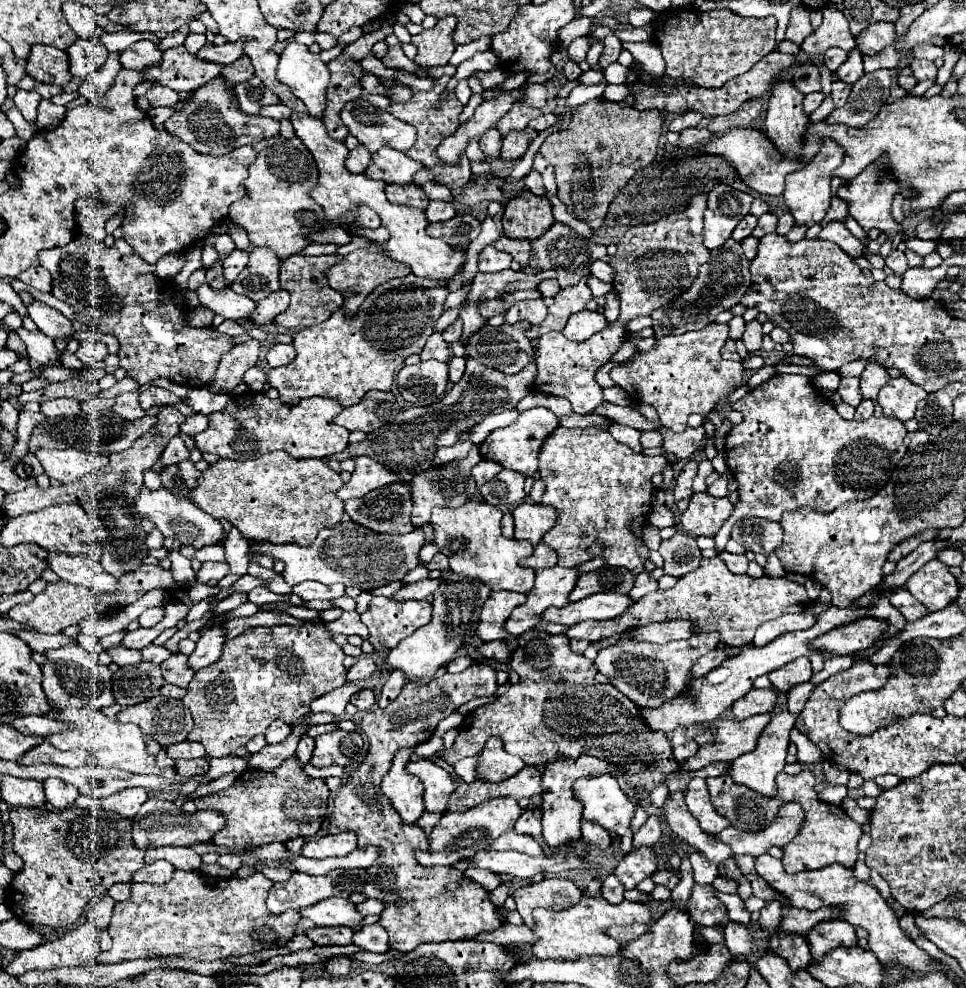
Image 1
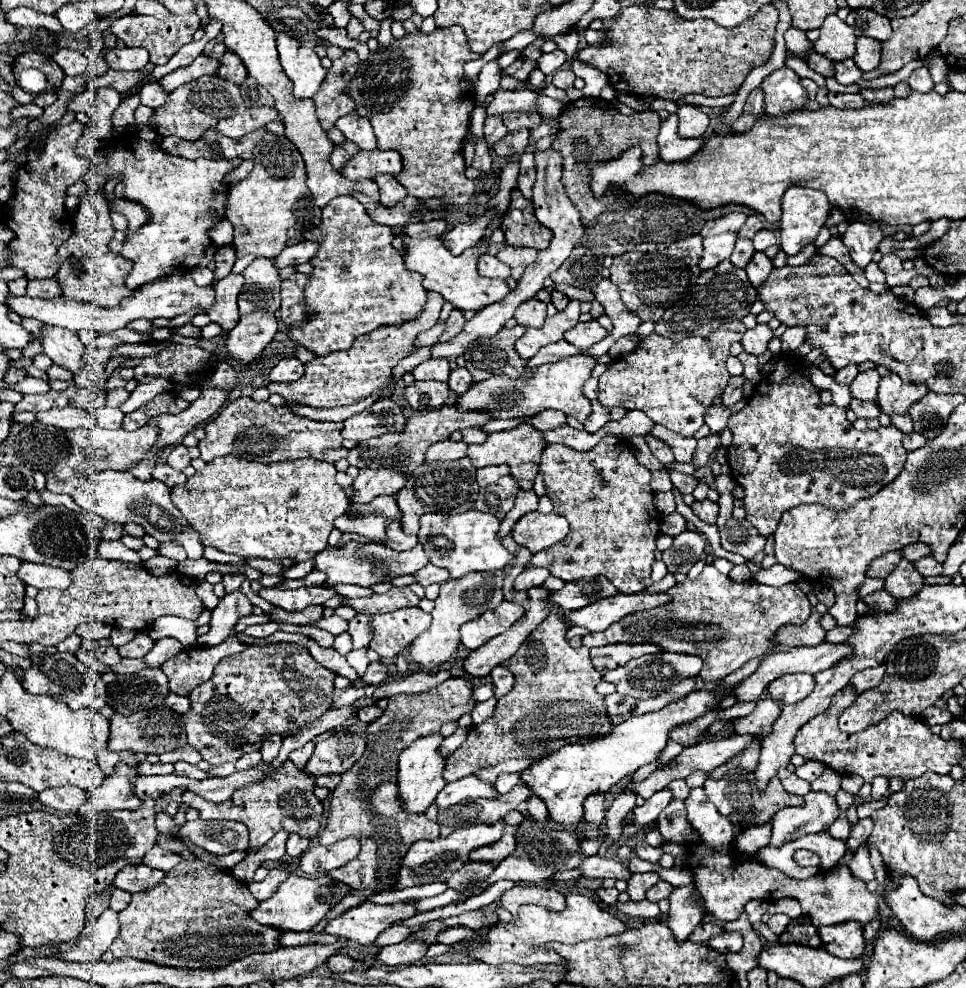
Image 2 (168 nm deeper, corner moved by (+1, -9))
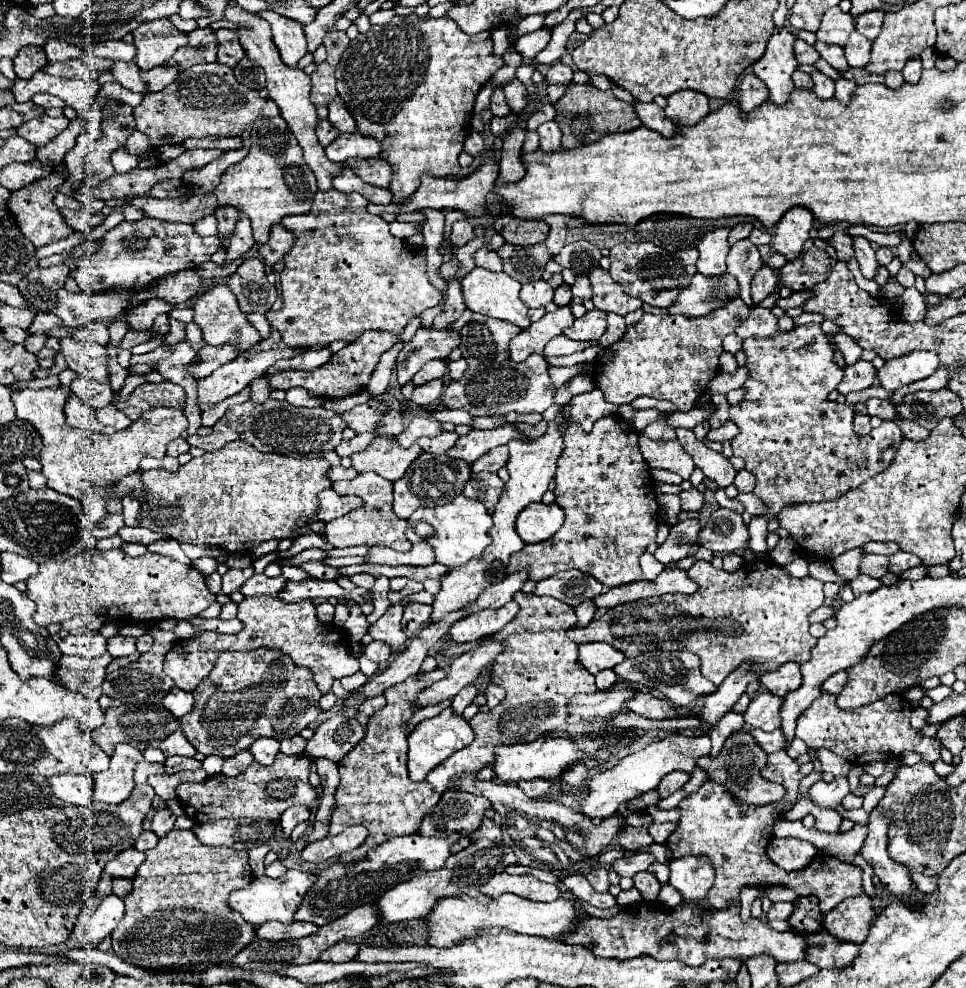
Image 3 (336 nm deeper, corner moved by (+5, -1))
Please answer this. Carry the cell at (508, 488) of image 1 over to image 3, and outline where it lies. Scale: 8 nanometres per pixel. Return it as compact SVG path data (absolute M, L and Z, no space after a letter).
M480 472L480 474L472 474L470 482L464 488L464 496L480 500L488 510L492 510L500 500L500 494L504 492L502 488L504 488L504 482L498 478L498 474Z

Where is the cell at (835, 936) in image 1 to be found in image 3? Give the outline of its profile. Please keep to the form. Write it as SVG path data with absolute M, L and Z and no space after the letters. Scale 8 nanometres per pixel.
M862 894L856 898L848 898L840 906L830 910L824 916L824 930L834 938L840 938L842 942L862 944L874 916L876 912L870 898Z

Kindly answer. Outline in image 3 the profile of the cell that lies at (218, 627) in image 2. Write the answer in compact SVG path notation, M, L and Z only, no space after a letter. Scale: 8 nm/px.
M252 566L250 568L244 568L244 570L240 570L240 568L236 568L236 570L228 570L224 576L222 576L222 592L226 594L226 596L230 596L232 592L236 592L236 590L240 590L242 588L242 584L248 580L248 578L252 578L254 576L254 570L252 570Z

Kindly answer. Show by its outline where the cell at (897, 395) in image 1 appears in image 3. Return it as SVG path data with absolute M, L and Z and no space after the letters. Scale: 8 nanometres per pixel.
M910 352L902 358L888 360L878 370L880 386L888 392L894 392L906 384L928 378L938 368L938 356L934 352Z

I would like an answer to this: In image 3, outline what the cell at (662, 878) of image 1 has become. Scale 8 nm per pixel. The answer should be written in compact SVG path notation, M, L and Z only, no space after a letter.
M644 872L644 874L636 874L634 886L640 890L642 898L658 898L662 884L650 872Z

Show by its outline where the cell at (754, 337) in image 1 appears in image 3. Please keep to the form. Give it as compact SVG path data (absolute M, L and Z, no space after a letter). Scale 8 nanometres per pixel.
M752 306L750 316L736 328L736 334L746 340L746 338L768 338L778 332L776 326L776 316L762 306Z

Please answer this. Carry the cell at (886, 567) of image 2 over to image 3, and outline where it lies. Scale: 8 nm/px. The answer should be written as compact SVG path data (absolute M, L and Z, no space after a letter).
M852 548L844 554L840 554L834 562L832 562L832 568L844 578L844 580L852 580L852 578L858 578L860 576L860 562L862 558L866 556L864 548Z

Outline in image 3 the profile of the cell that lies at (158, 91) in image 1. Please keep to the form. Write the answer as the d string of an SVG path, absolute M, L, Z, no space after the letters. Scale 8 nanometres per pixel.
M114 62L112 66L112 74L116 76L116 80L132 90L132 92L140 92L140 94L148 94L148 86L144 86L144 80L140 80L142 70L134 64L134 62Z

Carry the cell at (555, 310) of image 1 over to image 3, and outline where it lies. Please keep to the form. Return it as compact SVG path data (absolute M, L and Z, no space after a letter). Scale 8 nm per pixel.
M560 306L552 314L544 314L538 322L532 322L526 330L522 330L516 338L510 342L510 358L514 362L524 362L530 354L542 354L544 346L558 334L564 332L564 328L572 326L574 314L570 306Z

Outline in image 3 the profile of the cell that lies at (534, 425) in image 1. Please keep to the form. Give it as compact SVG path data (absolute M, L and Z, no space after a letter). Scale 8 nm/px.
M504 424L492 430L472 430L466 436L460 436L458 442L448 450L452 458L462 458L468 464L478 460L488 450L494 450L498 446L506 446L510 440L520 442L532 442L532 438L524 436L514 424Z

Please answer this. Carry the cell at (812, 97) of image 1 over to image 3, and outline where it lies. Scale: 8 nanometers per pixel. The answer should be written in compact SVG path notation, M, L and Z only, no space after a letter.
M814 72L812 74L812 80L814 80L814 88L812 92L818 96L818 98L832 98L834 96L834 80L830 80L828 76L824 76L822 72Z

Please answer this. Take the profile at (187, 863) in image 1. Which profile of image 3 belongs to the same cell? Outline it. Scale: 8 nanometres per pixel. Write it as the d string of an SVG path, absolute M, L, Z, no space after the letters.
M144 830L142 834L140 834L140 838L136 840L136 848L140 850L140 852L148 852L148 850L152 850L154 846L156 846L156 842L158 842L158 836L154 834L154 832L150 832L150 830Z

